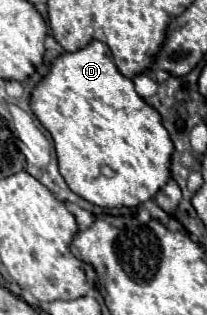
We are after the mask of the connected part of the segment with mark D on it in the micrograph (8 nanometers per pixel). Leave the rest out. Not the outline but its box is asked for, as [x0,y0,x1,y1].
[30,41,174,209]

